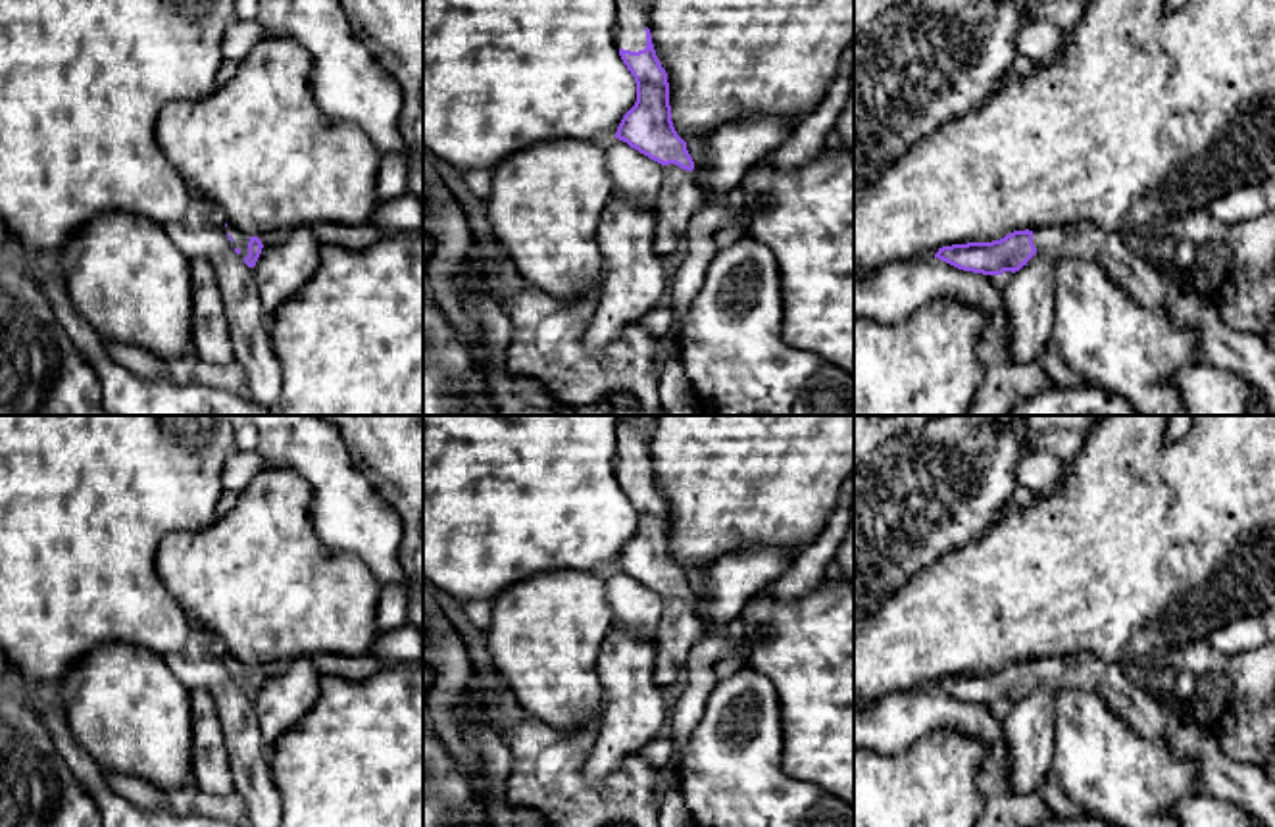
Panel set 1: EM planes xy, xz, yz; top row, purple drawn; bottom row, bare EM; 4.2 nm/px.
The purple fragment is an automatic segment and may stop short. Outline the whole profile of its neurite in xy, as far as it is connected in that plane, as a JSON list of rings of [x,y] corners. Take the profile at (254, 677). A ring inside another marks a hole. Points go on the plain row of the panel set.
[[[225,654],[225,662],[227,662],[229,671],[235,677],[235,683],[244,690],[248,698],[254,698],[263,679],[262,671],[258,667],[248,667],[237,662],[229,654]]]

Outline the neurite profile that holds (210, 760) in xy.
[[[202,687],[190,689],[192,777],[204,794],[235,792],[225,746],[225,733],[212,696]]]

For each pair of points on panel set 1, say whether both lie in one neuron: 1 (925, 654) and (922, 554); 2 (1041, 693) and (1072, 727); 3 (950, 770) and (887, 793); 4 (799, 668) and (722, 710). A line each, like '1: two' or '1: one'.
1: two
2: two
3: one
4: two

